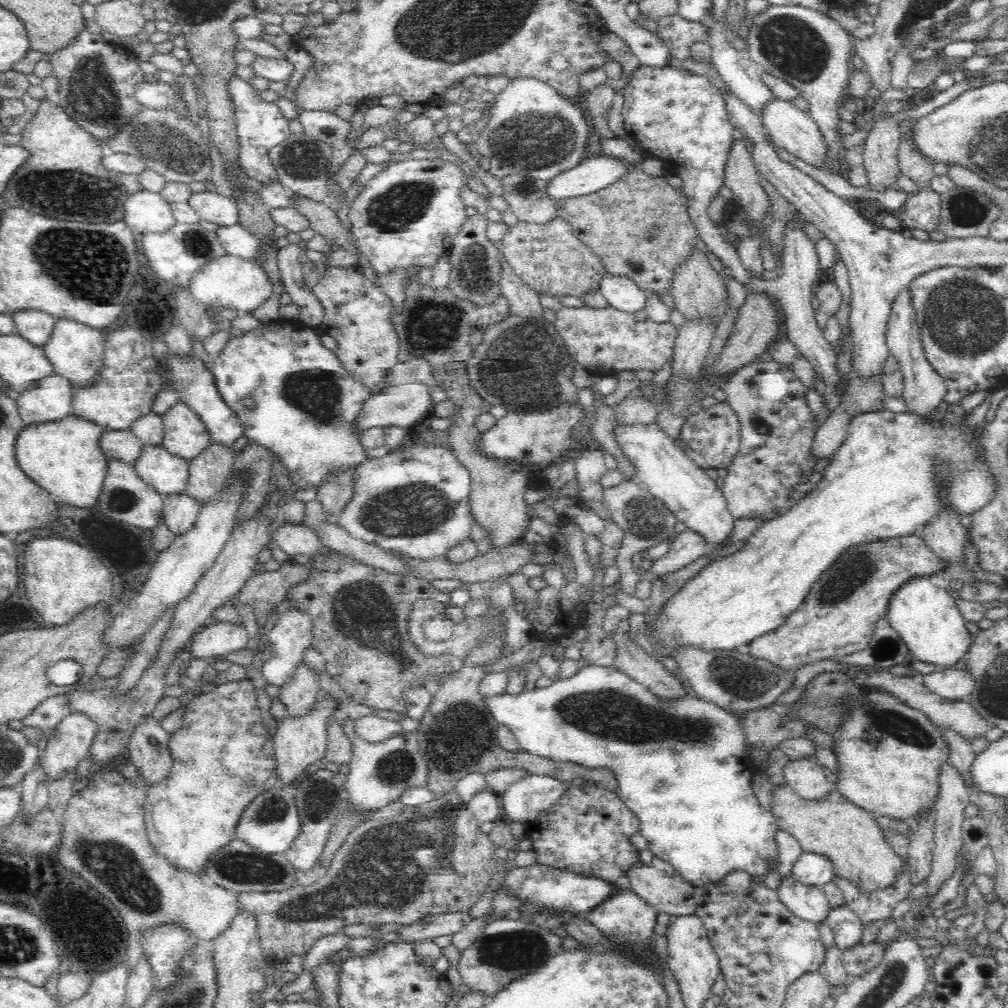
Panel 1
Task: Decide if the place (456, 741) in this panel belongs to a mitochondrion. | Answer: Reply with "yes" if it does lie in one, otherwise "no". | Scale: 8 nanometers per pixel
yes

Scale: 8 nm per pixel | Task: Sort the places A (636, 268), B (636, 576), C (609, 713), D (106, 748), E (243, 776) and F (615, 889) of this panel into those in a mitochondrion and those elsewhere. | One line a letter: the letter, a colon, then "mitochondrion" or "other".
A: other
B: other
C: mitochondrion
D: other
E: other
F: other

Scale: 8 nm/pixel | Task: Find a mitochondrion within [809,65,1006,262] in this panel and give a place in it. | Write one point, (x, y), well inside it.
(965, 209)

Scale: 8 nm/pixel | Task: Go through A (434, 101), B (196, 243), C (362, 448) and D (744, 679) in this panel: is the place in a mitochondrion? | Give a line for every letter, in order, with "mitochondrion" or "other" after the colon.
A: other
B: mitochondrion
C: other
D: mitochondrion

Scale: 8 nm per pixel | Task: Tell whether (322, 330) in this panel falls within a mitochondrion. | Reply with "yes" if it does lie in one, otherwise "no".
no

